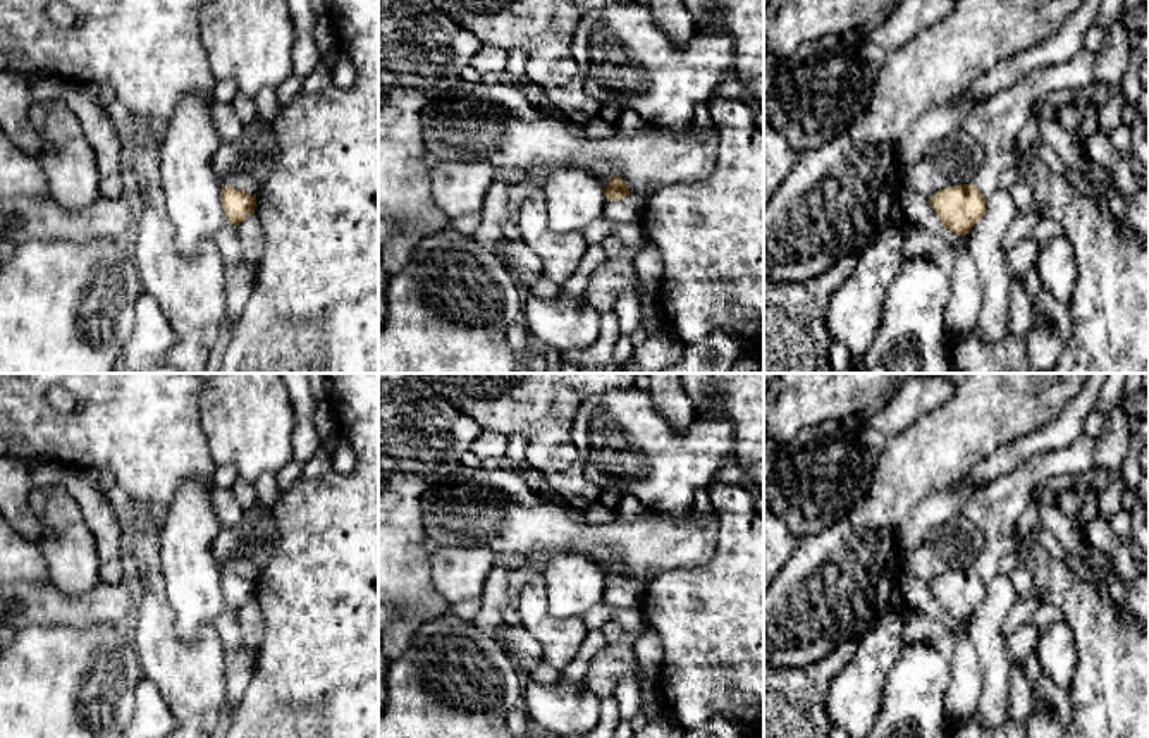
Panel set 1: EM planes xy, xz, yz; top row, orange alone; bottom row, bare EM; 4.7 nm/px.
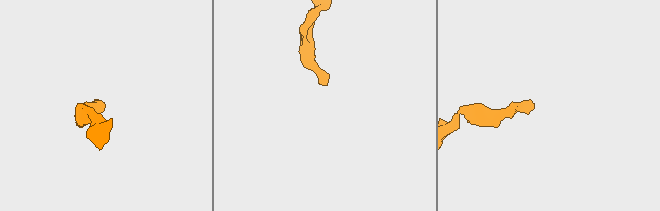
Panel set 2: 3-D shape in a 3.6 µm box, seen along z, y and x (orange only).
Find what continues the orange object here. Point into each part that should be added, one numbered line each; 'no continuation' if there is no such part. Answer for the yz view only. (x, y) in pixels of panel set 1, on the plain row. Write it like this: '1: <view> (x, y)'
1: yz (995, 508)

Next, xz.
1: xz (628, 594)

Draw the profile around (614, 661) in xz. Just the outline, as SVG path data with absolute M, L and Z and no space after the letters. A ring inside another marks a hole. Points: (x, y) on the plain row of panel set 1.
M642 607L616 609L614 621L624 628L624 637L605 645L588 661L583 685L599 698L614 697L619 681L633 674L638 683L642 709L664 710L664 702L655 671L642 666L635 659L633 645L648 630Z

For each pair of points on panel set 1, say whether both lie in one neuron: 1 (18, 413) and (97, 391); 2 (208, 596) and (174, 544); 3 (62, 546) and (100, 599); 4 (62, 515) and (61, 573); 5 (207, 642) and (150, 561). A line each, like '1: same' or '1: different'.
1: same
2: same
3: different
4: same
5: same

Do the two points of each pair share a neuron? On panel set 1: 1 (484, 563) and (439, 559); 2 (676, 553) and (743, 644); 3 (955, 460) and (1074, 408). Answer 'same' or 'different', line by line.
1: same
2: different
3: different

